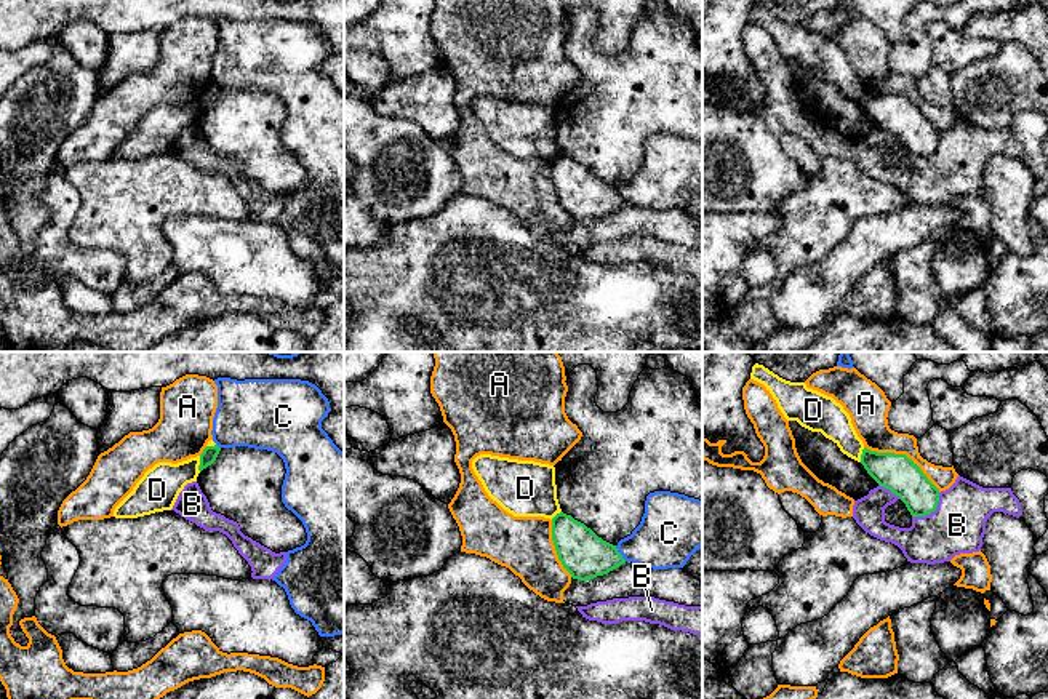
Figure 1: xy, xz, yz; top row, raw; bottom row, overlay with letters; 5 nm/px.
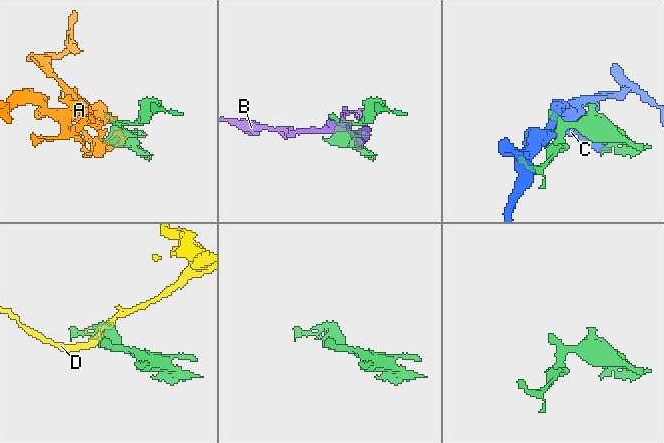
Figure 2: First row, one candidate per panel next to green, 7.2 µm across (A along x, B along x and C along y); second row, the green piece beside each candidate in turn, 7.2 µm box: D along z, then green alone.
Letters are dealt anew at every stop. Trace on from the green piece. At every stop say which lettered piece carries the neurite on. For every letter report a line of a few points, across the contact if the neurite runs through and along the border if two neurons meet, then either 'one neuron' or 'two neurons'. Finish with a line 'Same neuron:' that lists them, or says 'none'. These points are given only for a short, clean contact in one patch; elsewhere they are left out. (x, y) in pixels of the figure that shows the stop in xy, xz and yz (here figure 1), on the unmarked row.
A: line yz (864, 88), (874, 93), (904, 95), (940, 133); two neurons
B: two neurons
C: two neurons
D: line xy (200, 98), (199, 112); two neurons
Same neuron: none

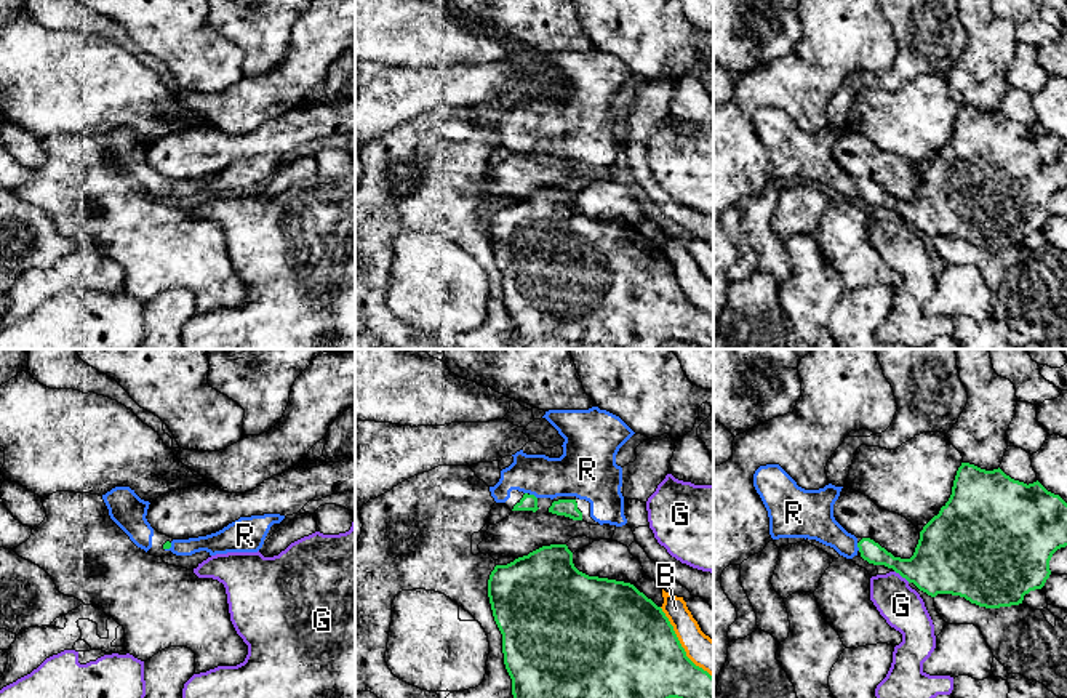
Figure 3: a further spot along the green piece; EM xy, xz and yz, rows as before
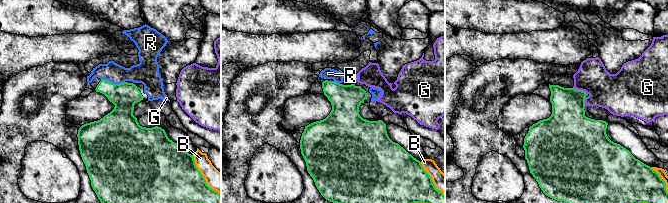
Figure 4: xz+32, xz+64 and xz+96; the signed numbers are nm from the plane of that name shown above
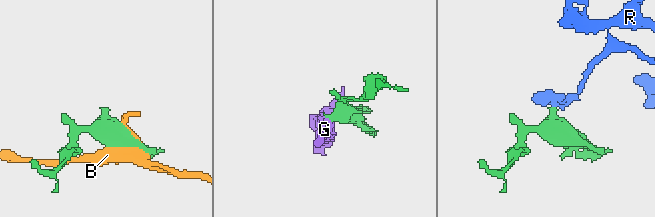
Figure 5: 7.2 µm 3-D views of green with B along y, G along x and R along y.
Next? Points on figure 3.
B: two neurons
G: line yz (895, 212), (909, 223); two neurons
R: line xz (528, 143), (533, 136), (551, 119), (576, 114); one neuron
Same neuron: R

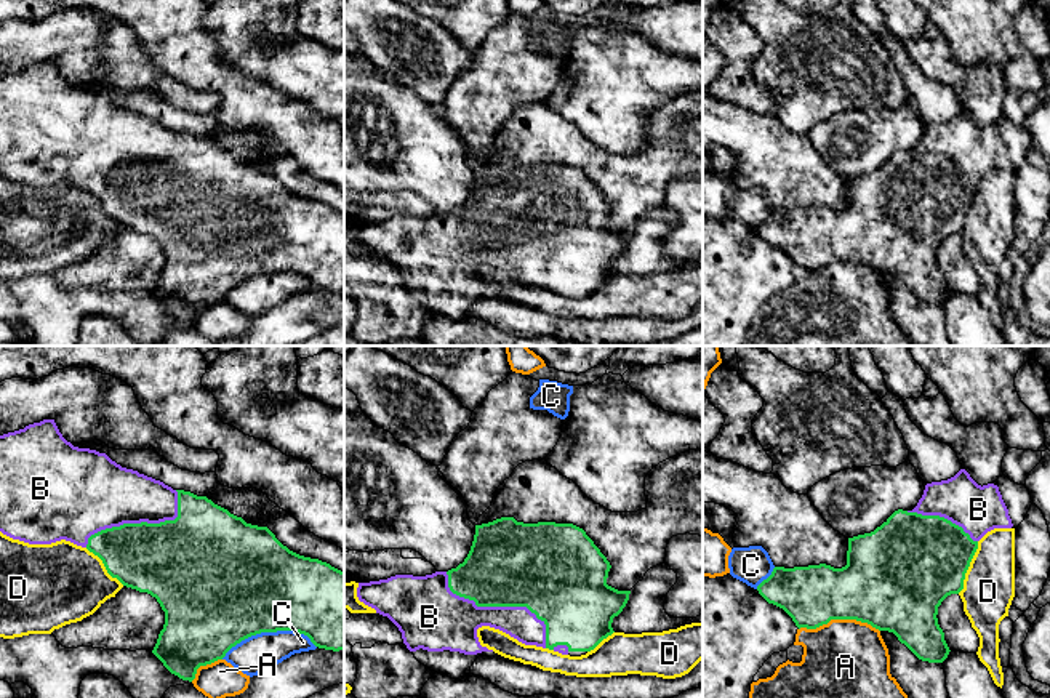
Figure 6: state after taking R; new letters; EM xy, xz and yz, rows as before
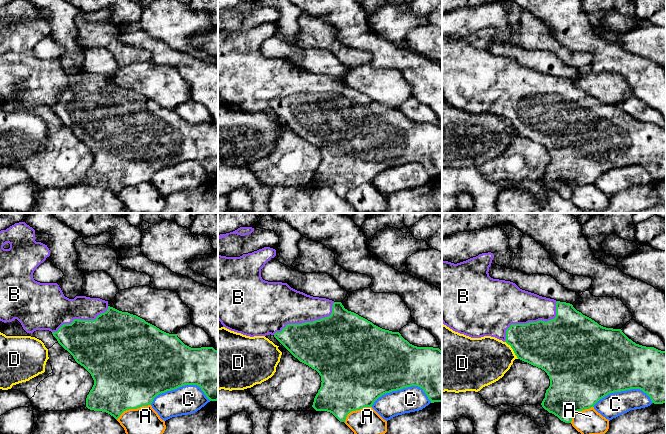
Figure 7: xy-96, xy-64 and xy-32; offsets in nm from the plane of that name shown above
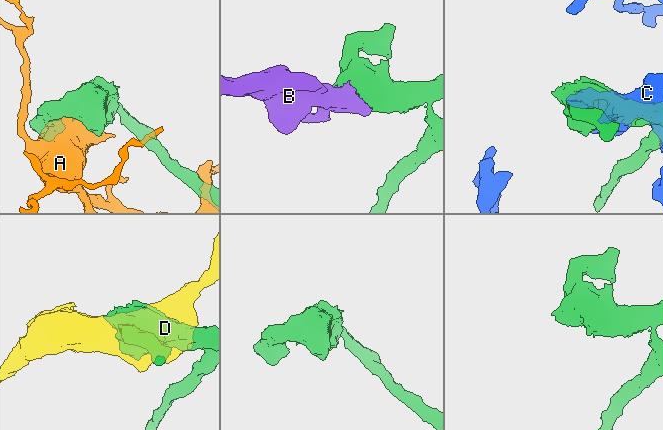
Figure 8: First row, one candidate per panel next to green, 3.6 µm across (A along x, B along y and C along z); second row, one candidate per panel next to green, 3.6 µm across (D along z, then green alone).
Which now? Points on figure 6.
A: two neurons
B: one neuron
C: two neurons
D: two neurons
Same neuron: B

